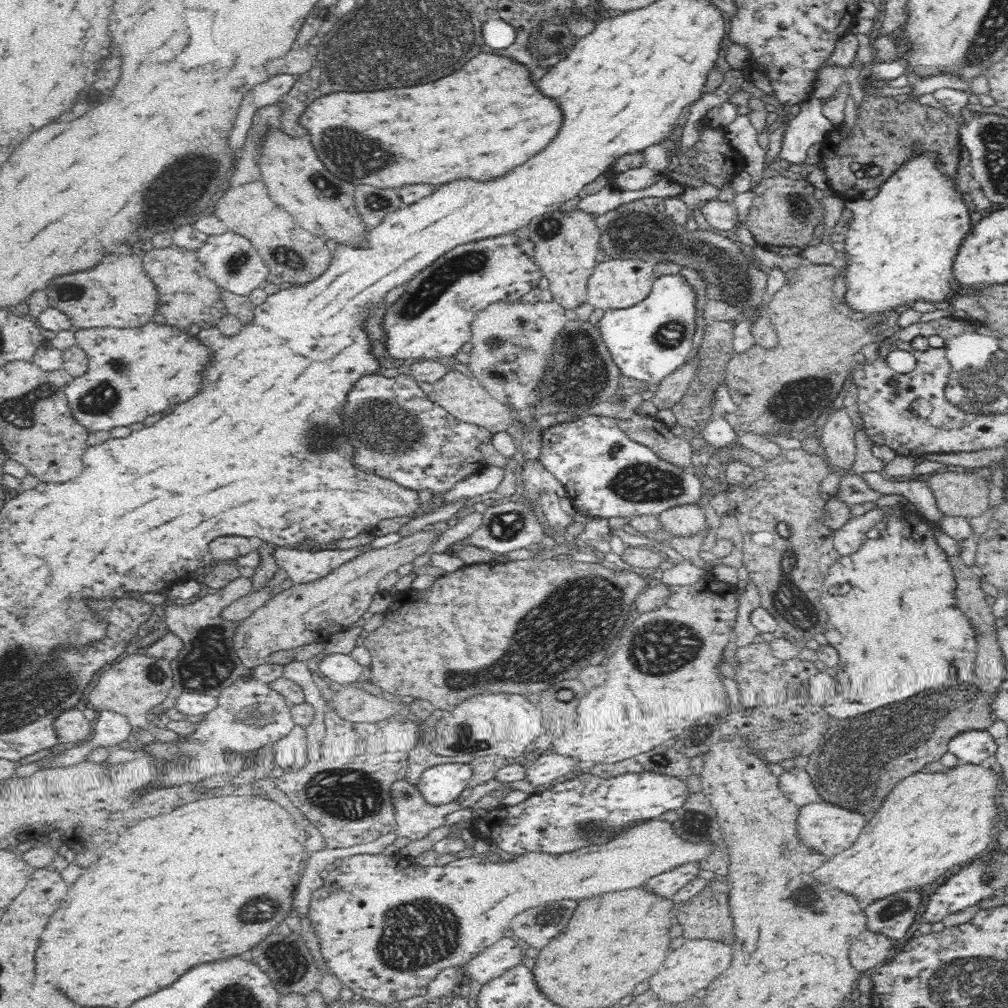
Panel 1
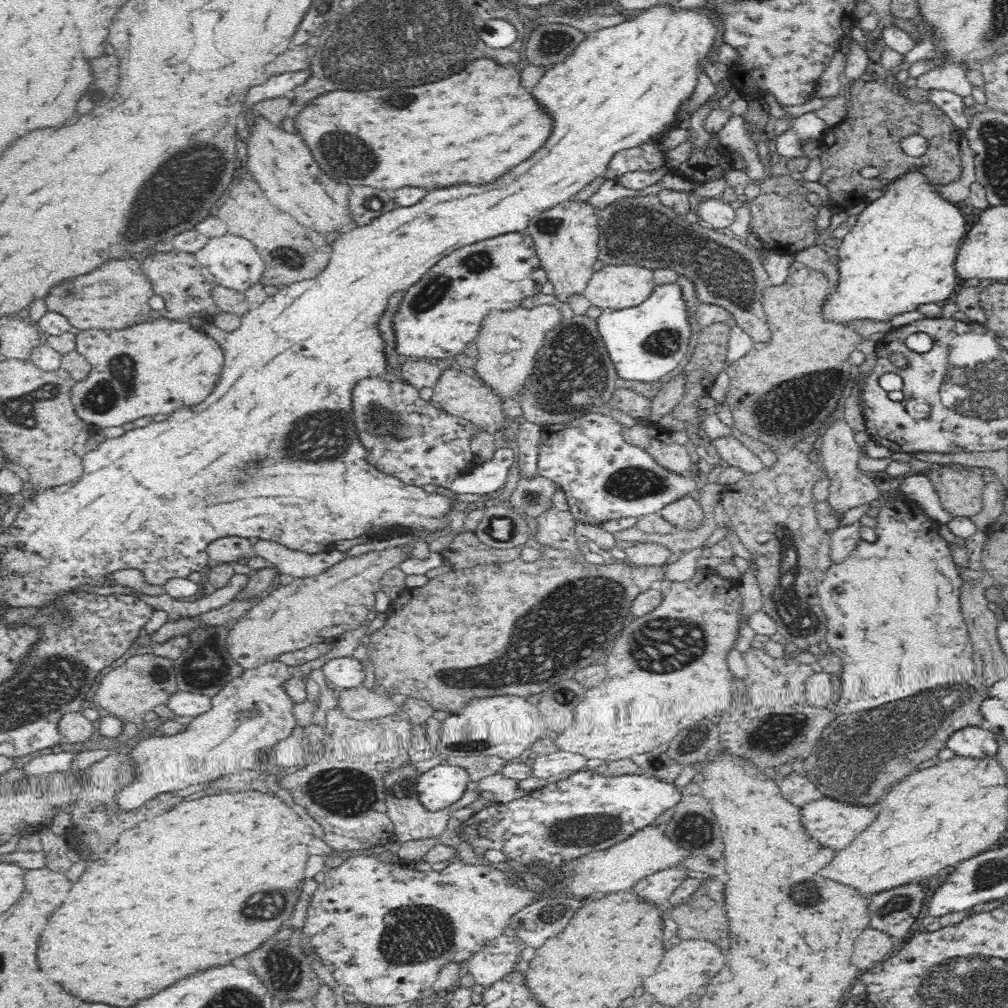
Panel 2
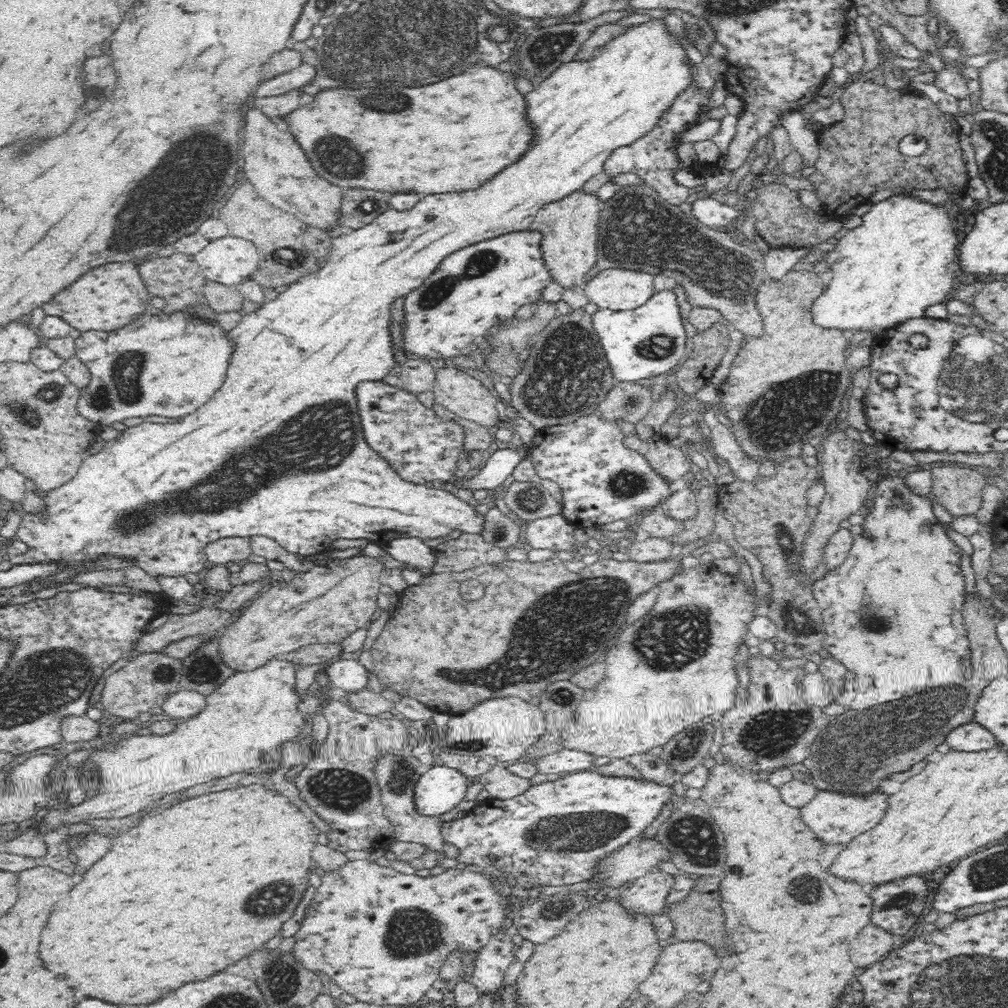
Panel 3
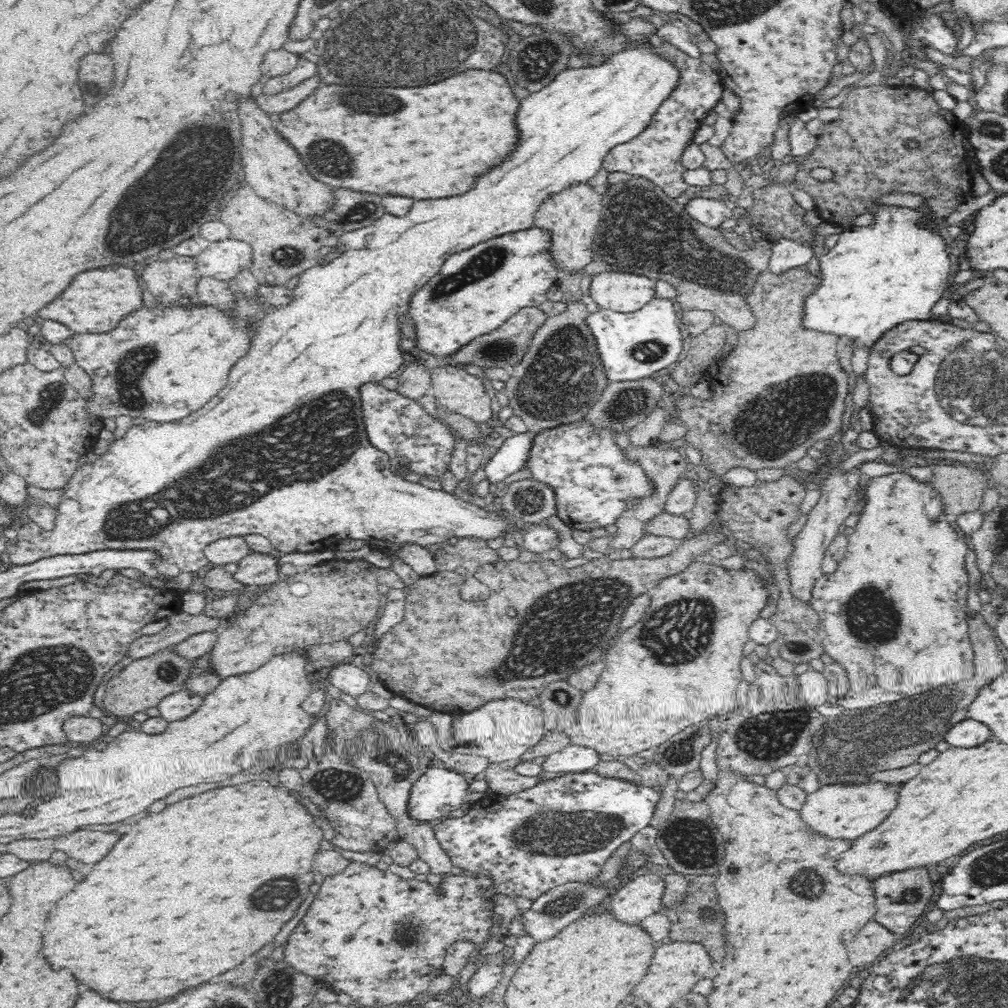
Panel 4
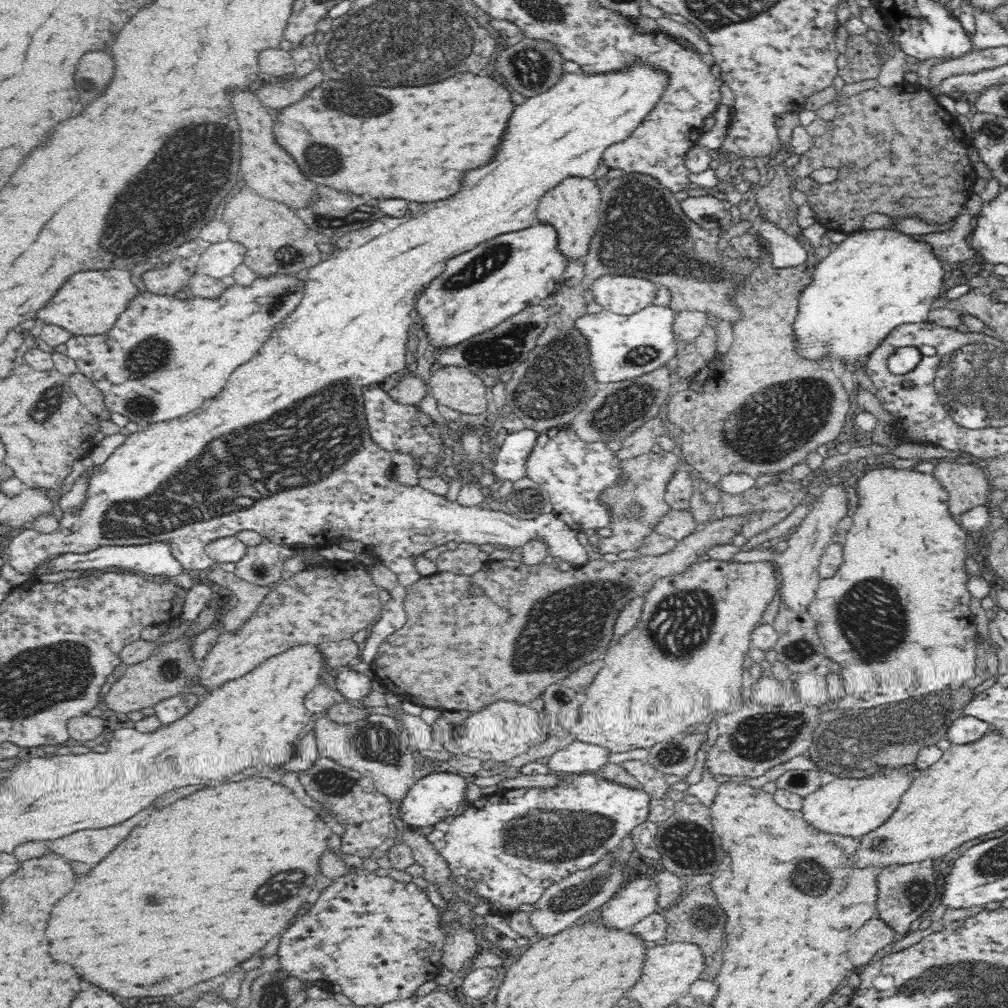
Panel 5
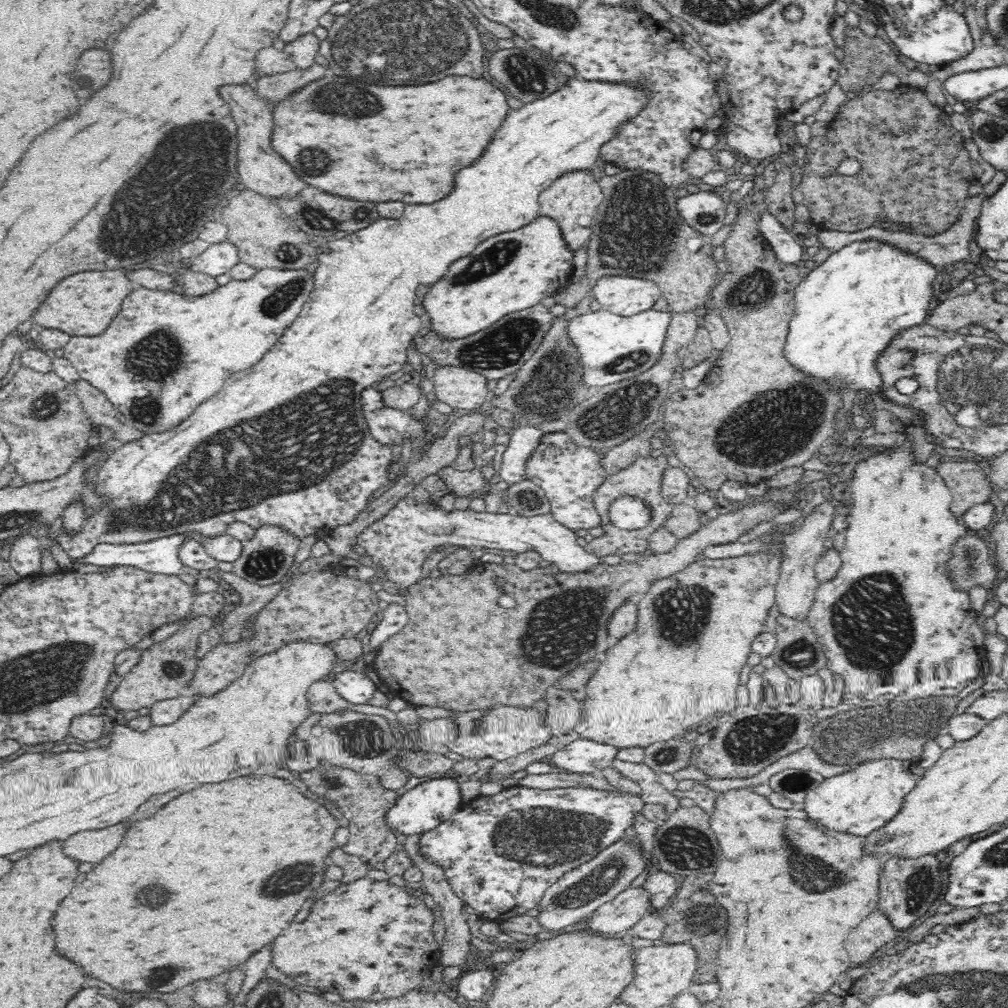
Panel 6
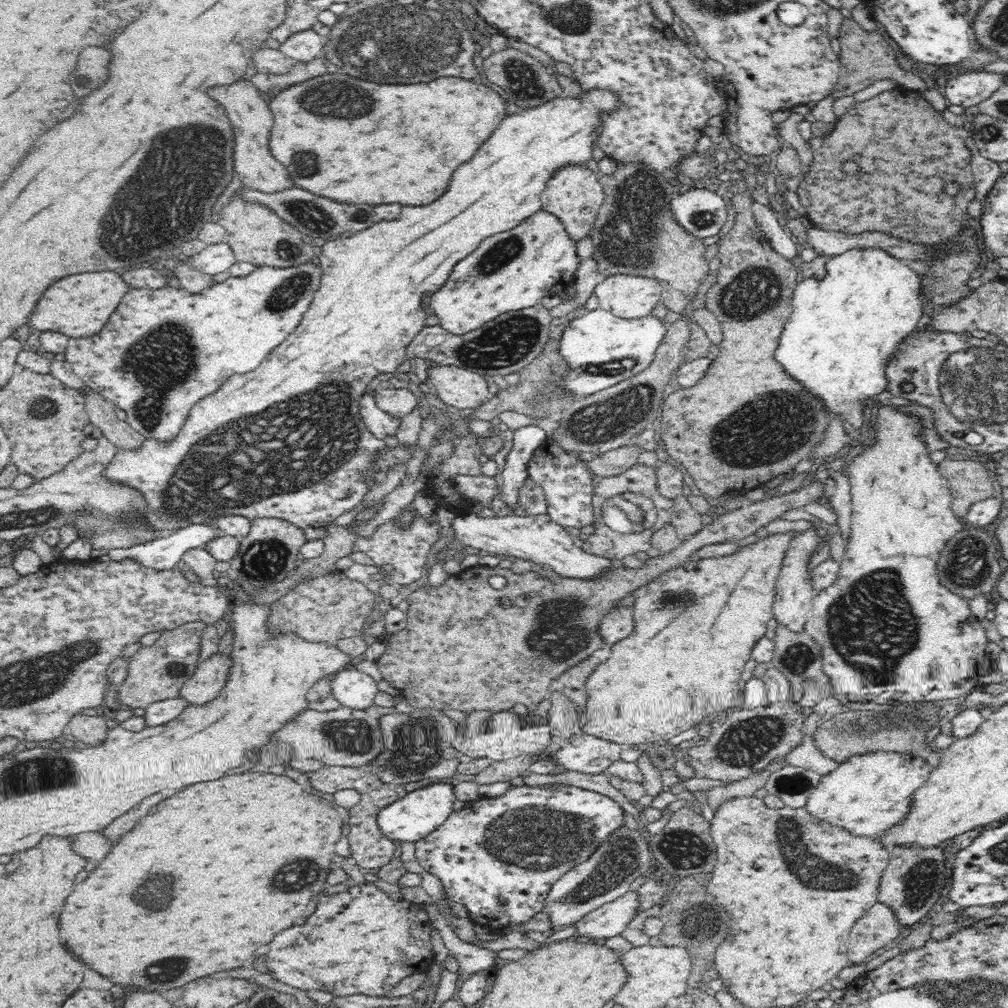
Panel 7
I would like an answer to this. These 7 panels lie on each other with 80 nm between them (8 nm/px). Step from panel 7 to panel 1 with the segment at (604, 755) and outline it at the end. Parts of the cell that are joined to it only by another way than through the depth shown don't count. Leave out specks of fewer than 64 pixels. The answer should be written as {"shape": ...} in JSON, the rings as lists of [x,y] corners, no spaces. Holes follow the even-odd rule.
{"shape":[[[539,754],[537,759],[530,759],[525,766],[525,779],[534,788],[540,788],[544,784],[554,785],[563,780],[563,776],[570,774],[576,768],[576,764],[576,760],[568,756]]]}

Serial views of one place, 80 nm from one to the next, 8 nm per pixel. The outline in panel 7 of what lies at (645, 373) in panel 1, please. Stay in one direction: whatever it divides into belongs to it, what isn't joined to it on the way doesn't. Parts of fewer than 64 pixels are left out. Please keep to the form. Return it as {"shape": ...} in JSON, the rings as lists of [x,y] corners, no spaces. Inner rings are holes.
{"shape":[[[599,308],[572,319],[560,337],[560,351],[570,363],[570,374],[564,378],[562,385],[568,387],[568,391],[574,391],[576,396],[584,397],[627,378],[632,378],[652,364],[666,331],[664,319],[652,314],[643,317],[624,318]]]}

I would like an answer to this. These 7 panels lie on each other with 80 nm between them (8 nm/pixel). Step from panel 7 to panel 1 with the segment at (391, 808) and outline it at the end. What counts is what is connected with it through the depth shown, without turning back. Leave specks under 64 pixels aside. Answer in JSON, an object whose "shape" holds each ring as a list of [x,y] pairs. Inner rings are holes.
{"shape":[[[446,763],[432,766],[425,770],[416,787],[430,804],[446,804],[456,801],[458,796],[468,788],[468,780],[472,778],[472,766],[469,763]]]}

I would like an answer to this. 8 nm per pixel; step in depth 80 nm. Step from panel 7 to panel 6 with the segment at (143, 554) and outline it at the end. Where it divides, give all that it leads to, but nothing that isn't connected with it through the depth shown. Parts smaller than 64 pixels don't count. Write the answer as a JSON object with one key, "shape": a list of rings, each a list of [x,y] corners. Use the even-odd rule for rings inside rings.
{"shape":[[[161,536],[138,544],[98,544],[90,554],[77,559],[72,558],[72,561],[82,566],[129,566],[152,574],[180,576],[183,571],[180,569],[182,564],[179,562],[177,552],[182,541],[181,536]]]}

